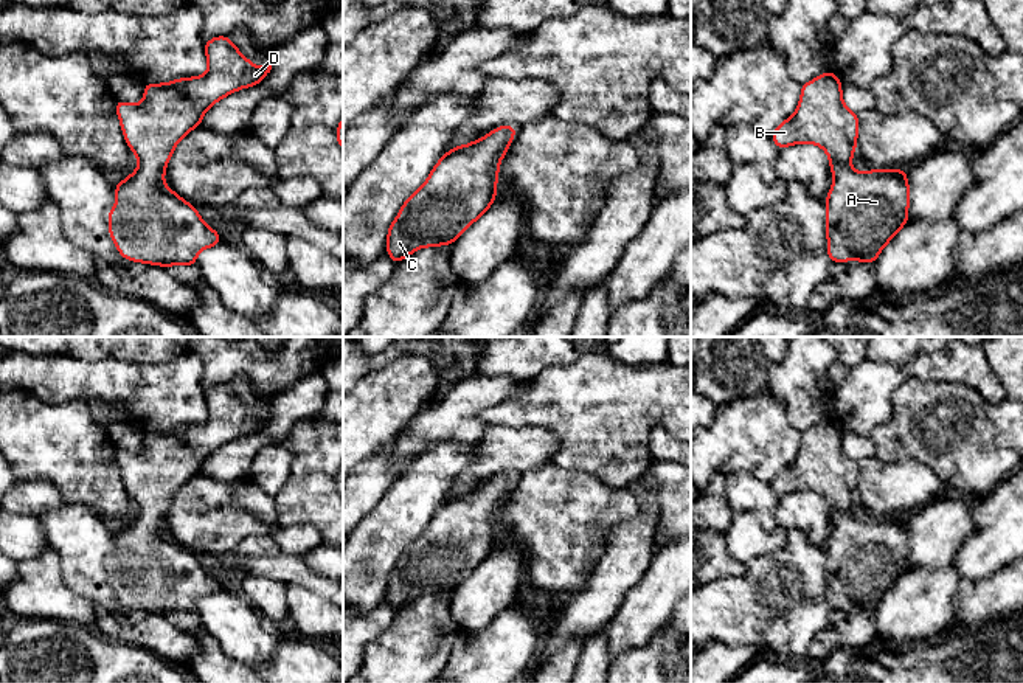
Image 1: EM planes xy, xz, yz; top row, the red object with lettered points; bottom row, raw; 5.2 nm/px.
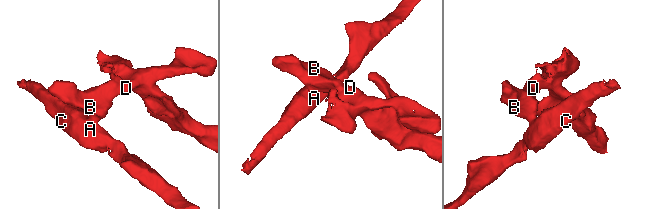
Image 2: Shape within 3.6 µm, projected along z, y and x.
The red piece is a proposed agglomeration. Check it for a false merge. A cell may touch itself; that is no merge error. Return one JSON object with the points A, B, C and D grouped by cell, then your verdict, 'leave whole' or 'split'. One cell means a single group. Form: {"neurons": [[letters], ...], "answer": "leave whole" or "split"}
{"neurons": [["A", "B", "C", "D"]], "answer": "leave whole"}

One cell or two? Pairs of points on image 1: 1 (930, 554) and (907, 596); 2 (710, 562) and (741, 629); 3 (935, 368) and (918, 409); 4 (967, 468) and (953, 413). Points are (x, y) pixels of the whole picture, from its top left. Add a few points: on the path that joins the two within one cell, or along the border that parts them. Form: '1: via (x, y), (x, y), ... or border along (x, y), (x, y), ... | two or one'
1: border along (952, 562), (936, 568), (908, 570) | two
2: border along (747, 564), (742, 575), (707, 584) | two
3: border along (910, 374), (922, 381), (949, 381), (964, 385) | two
4: via (963, 454), (953, 436), (953, 427) | one

